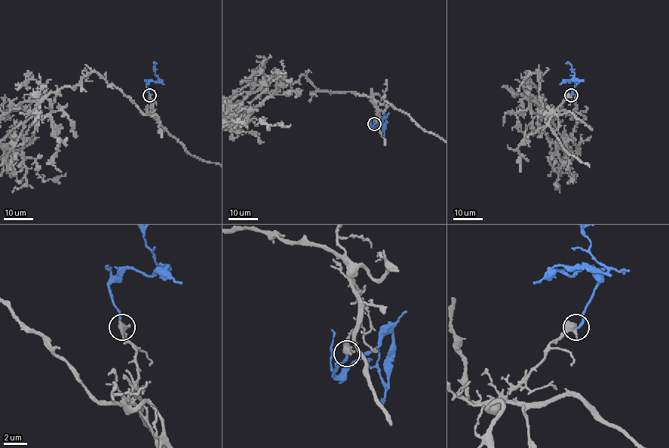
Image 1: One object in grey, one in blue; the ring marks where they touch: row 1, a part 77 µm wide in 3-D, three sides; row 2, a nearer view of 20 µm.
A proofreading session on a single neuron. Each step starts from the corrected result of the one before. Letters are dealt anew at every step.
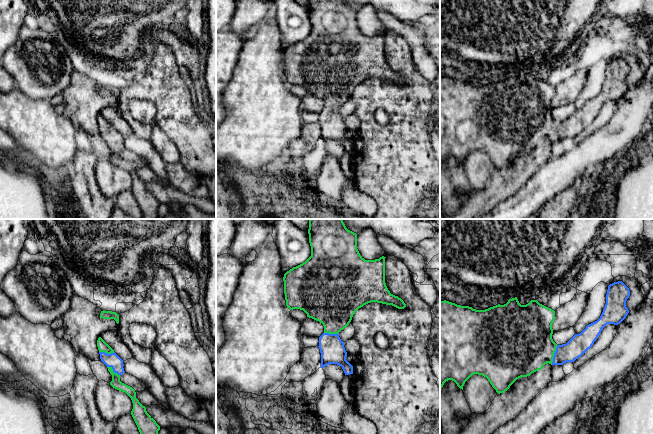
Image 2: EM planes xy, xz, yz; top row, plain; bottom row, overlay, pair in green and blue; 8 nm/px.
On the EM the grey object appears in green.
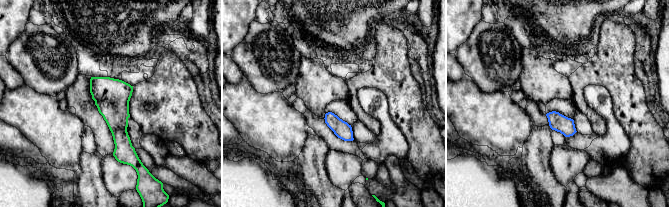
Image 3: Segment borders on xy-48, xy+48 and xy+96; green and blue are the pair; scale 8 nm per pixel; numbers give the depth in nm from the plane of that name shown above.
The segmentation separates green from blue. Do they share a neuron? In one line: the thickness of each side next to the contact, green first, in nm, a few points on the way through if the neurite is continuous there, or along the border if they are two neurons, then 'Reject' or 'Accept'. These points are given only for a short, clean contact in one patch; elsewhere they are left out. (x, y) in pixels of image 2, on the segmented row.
Thickness 460 nm (green) against 160 nm. Path across: yz (524, 344), (548, 351), (553, 355), (569, 352), (579, 343). Accept

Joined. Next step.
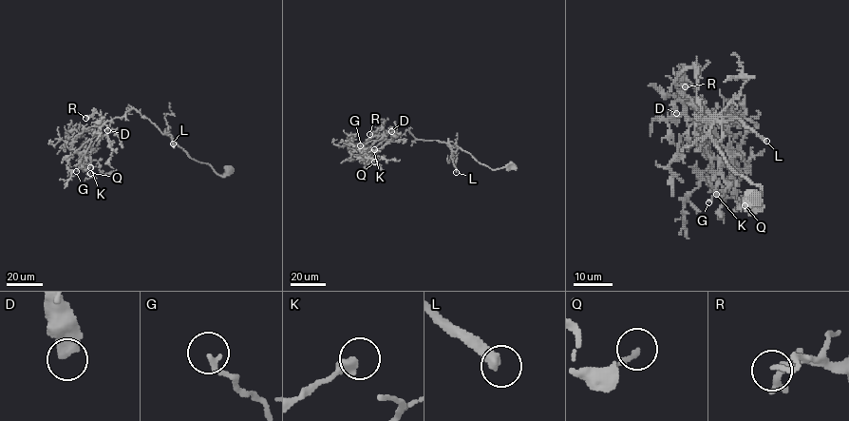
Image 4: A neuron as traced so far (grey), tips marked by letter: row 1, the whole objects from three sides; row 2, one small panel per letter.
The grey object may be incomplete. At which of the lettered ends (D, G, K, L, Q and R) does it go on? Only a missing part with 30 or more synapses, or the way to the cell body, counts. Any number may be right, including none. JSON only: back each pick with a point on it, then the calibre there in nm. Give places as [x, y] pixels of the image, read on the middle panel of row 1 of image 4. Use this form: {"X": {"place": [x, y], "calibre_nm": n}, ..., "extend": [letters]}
{"L": {"place": [456, 172], "calibre_nm": 400}, "extend": ["L"]}

